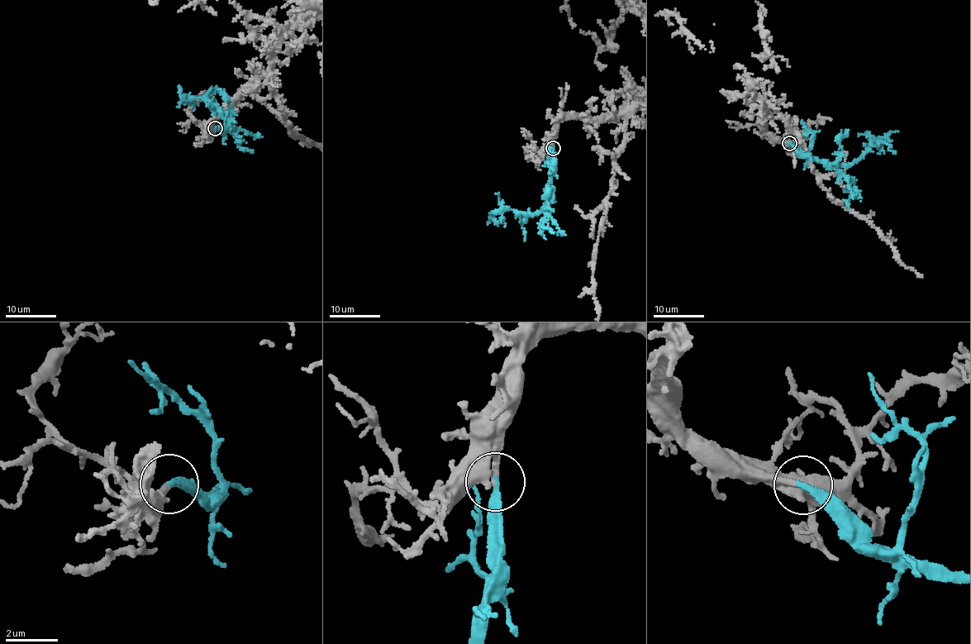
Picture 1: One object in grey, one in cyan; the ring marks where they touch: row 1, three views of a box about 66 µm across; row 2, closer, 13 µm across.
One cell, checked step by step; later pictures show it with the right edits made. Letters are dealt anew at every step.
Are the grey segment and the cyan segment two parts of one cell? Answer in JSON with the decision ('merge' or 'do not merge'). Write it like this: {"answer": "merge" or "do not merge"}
{"answer": "merge"}

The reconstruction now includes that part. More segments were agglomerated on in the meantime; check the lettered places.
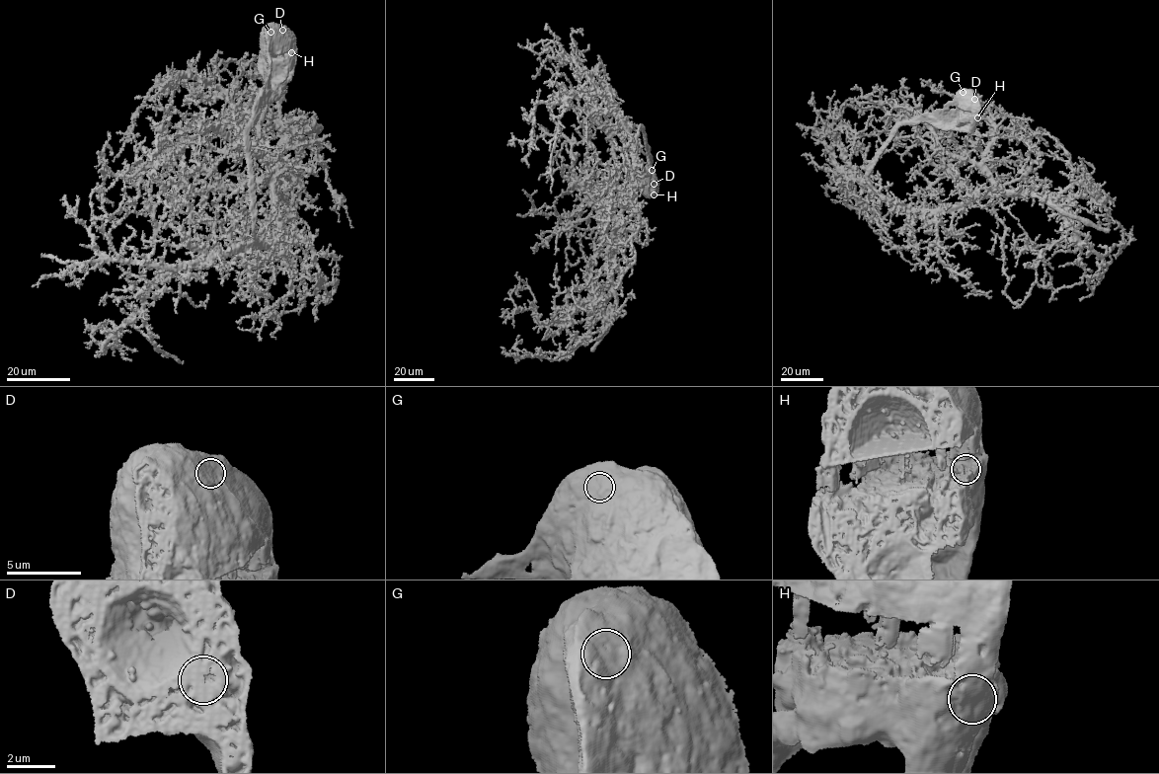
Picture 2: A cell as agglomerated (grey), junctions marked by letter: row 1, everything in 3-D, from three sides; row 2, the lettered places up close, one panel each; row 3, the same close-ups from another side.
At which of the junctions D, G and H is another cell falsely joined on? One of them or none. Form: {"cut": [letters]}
{"cut": []}

